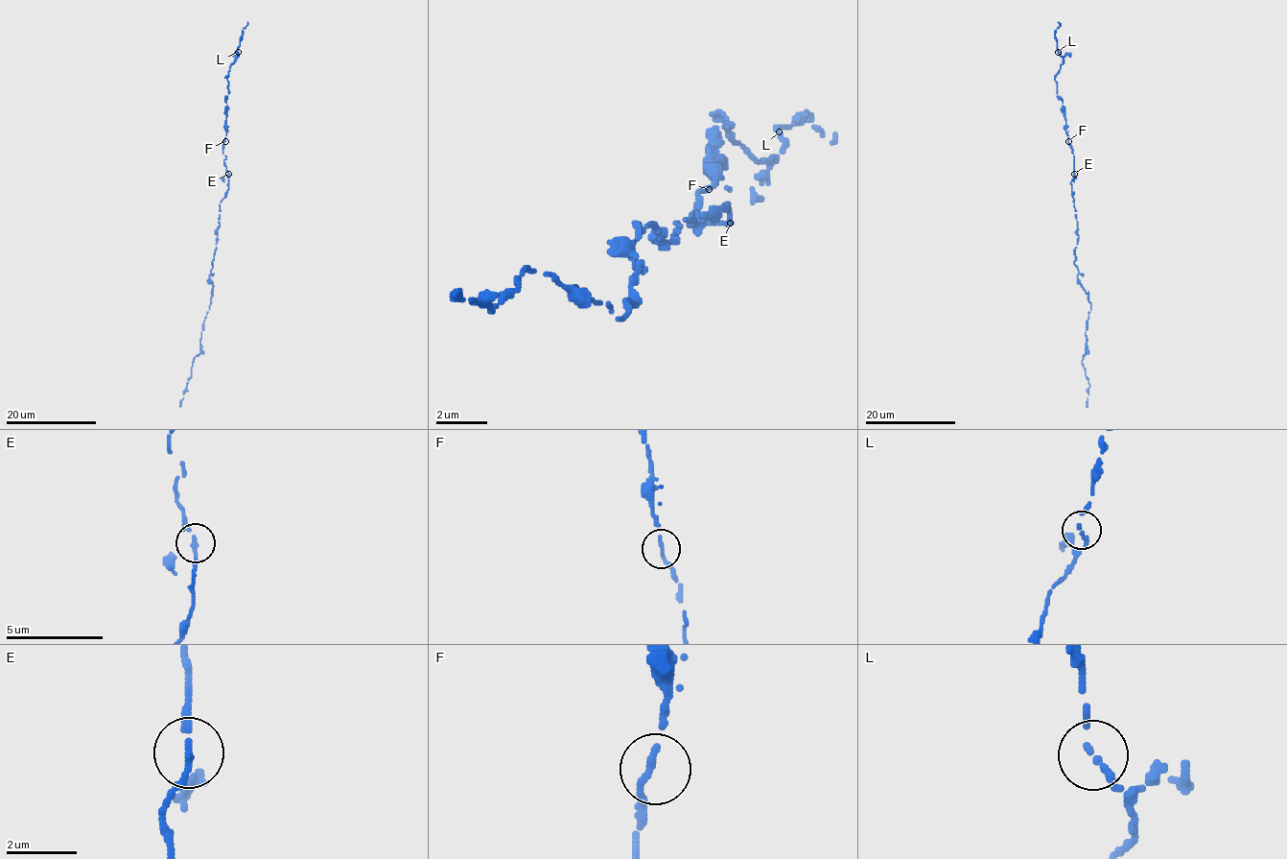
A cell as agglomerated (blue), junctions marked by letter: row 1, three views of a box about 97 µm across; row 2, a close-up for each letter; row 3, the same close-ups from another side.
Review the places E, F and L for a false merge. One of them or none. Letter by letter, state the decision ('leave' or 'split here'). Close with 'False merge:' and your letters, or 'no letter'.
E: leave
F: leave
L: leave
False merge: no letter

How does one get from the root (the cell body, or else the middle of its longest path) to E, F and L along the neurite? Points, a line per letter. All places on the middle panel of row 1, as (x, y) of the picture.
E: (677, 227), (677, 221), (696, 221), (702, 215), (715, 215), (721, 208), (728, 208), (728, 202), (728, 221)
F: (677, 227), (677, 221), (715, 215), (728, 202), (728, 221), (696, 215), (696, 196), (709, 189)
L: (677, 227), (728, 202), (728, 221), (696, 215), (721, 112), (754, 157), (779, 131)

